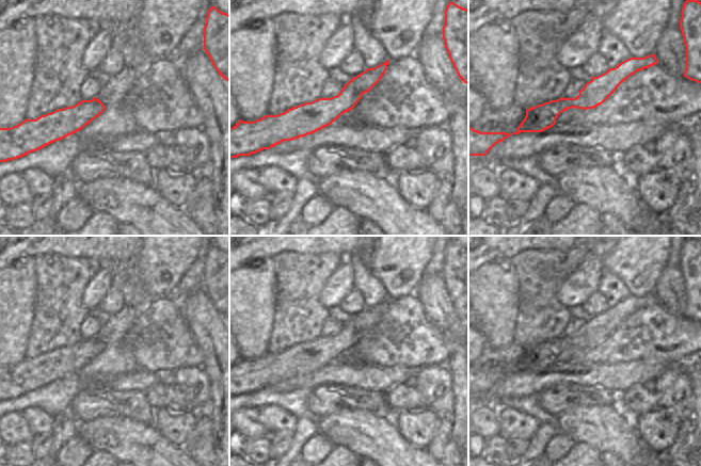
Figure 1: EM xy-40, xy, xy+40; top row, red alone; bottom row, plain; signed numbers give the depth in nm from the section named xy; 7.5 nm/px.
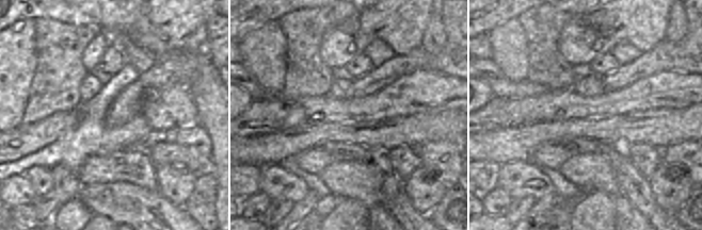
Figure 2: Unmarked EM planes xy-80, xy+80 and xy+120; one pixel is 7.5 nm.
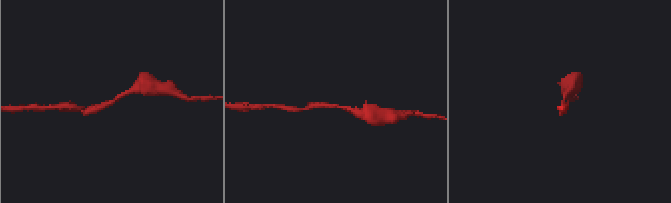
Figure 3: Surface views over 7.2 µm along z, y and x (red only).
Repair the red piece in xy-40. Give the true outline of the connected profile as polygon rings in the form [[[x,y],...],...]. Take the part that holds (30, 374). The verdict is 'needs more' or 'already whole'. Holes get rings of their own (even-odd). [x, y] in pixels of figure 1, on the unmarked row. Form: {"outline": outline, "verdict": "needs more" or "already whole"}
{"outline": [[[95,336],[92,339],[81,339],[73,346],[58,348],[51,352],[41,354],[36,358],[25,358],[11,367],[0,367],[0,401],[21,397],[55,380],[60,380],[84,367],[101,354],[105,349],[103,342]]], "verdict": "already whole"}

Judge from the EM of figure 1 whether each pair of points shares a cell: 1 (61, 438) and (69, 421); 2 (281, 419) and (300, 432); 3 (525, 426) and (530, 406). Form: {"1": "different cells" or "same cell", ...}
{"1": "same cell", "2": "different cells", "3": "different cells"}

